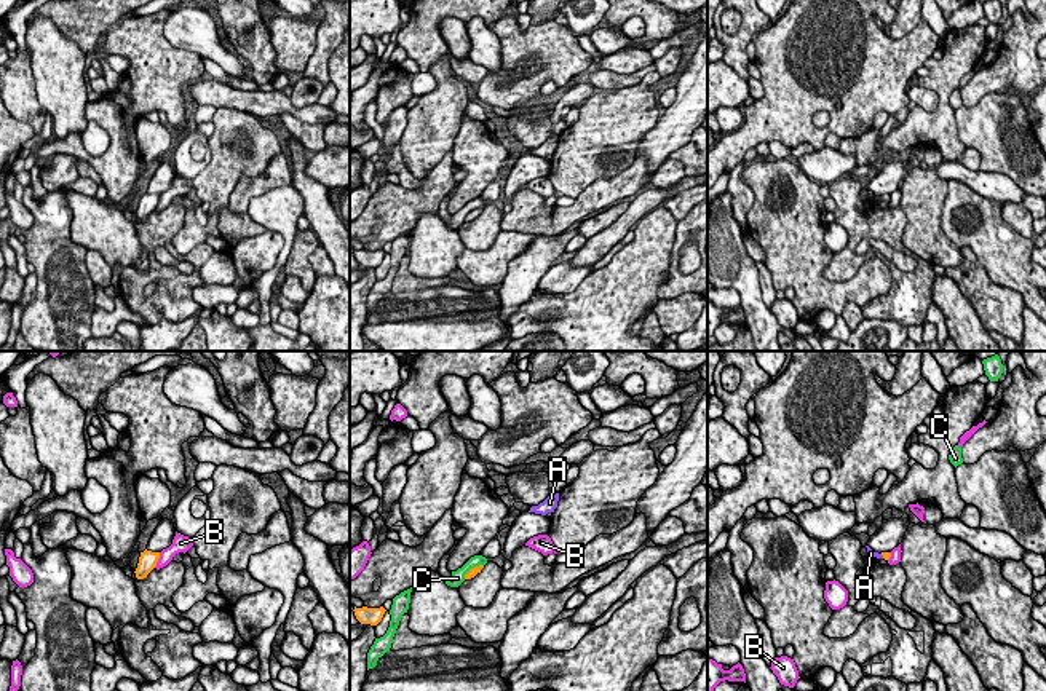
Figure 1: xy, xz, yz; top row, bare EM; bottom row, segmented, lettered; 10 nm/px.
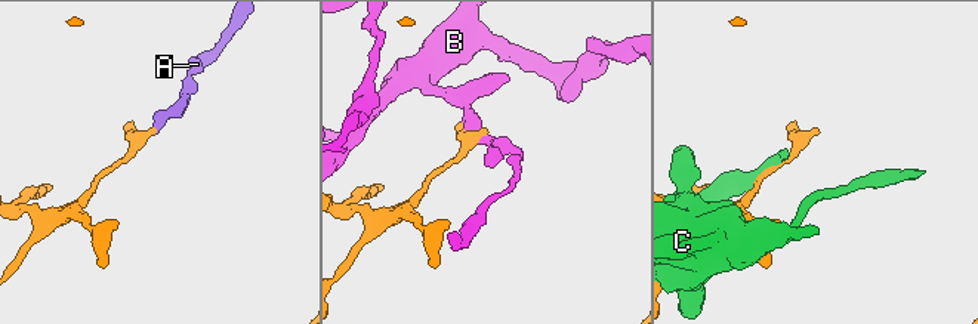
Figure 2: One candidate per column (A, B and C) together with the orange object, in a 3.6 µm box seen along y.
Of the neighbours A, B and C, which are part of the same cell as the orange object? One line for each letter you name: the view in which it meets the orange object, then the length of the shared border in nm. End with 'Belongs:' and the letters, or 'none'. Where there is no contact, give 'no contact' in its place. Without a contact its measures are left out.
A: yz | 60 nm
Belongs: A

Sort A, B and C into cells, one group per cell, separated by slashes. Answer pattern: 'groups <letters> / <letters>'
groups A / B / C

